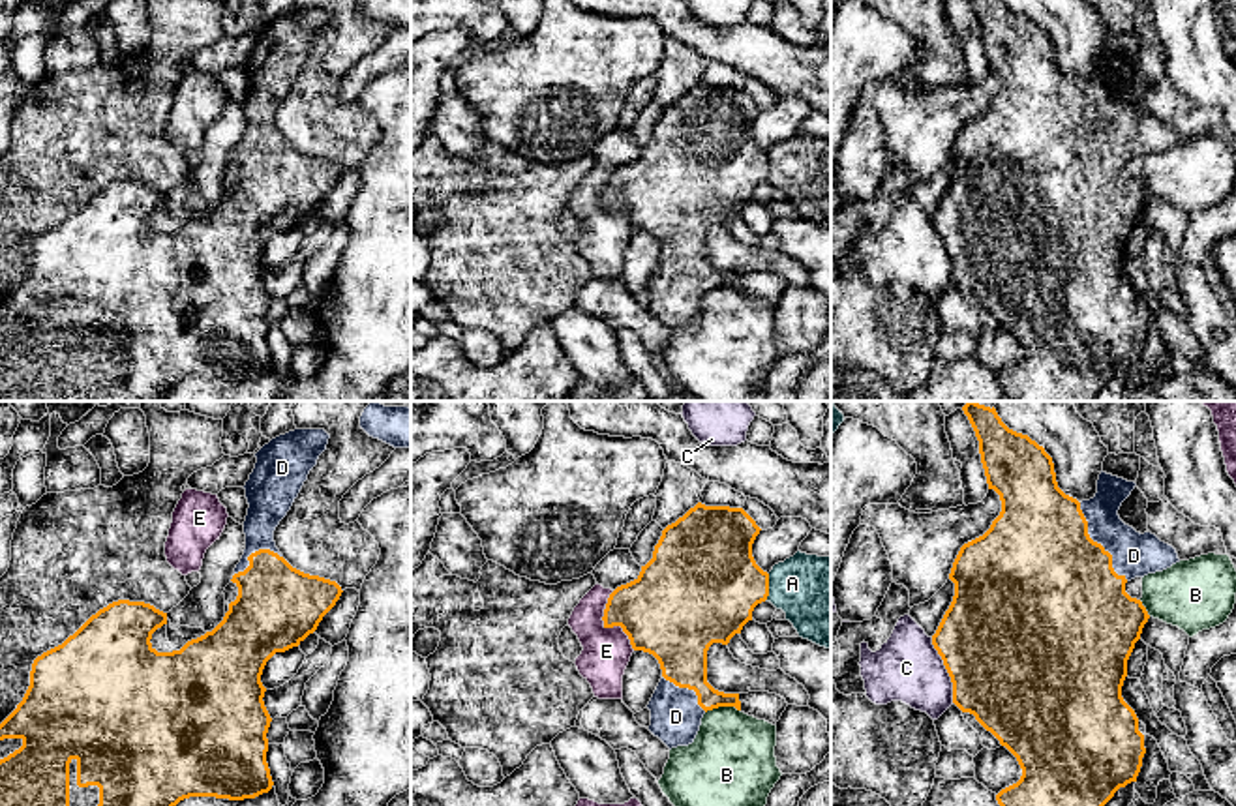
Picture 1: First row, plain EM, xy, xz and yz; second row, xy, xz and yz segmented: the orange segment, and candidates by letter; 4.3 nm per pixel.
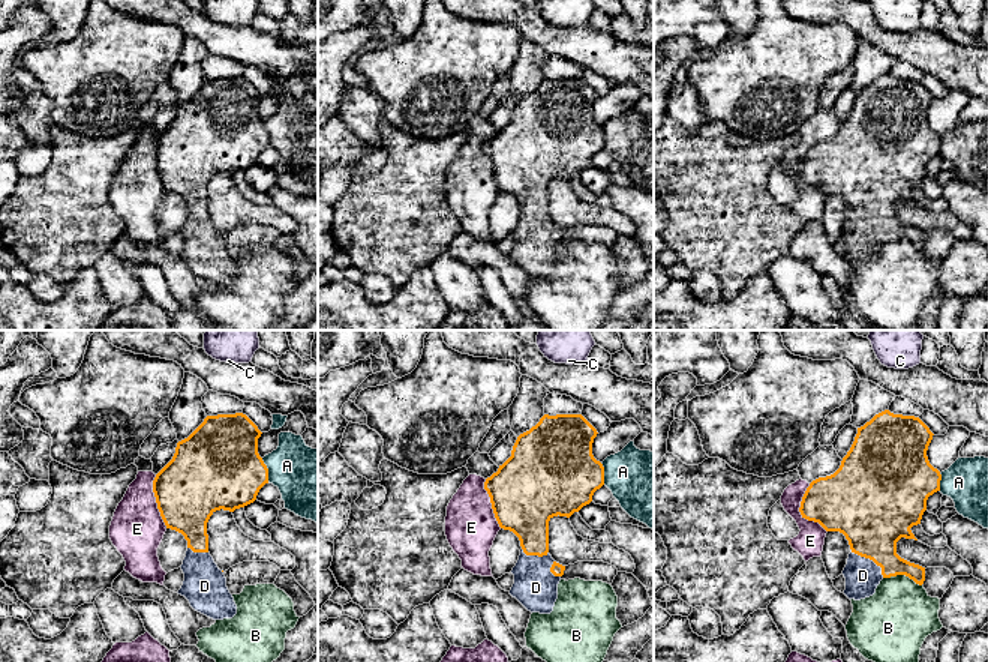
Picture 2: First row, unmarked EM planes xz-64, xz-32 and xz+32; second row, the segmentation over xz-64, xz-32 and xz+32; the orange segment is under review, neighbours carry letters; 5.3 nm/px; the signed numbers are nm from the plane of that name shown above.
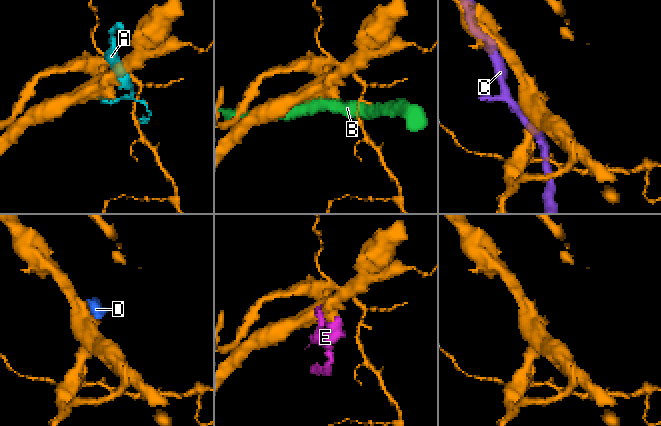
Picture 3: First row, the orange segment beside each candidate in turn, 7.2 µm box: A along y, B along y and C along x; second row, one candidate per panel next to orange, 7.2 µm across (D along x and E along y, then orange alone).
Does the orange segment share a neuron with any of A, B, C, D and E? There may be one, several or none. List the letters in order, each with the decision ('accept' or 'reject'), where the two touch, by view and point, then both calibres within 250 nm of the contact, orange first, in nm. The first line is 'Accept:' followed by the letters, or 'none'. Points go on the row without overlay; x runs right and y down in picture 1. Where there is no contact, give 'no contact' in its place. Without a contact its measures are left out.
Accept: D
A: reject; contact xz (768, 167); calibres 440 and 360 nm
B: reject; contact xz (723, 285); calibres 200 and 380 nm
C: reject; contact yz (946, 248); calibres 500 and 280 nm
D: accept; contact yz (1096, 122); calibres 500 and 190 nm
E: reject; contact xz (606, 207); calibres 360 and 200 nm

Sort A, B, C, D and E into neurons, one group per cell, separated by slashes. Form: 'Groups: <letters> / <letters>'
Groups: A / B / C / D / E

